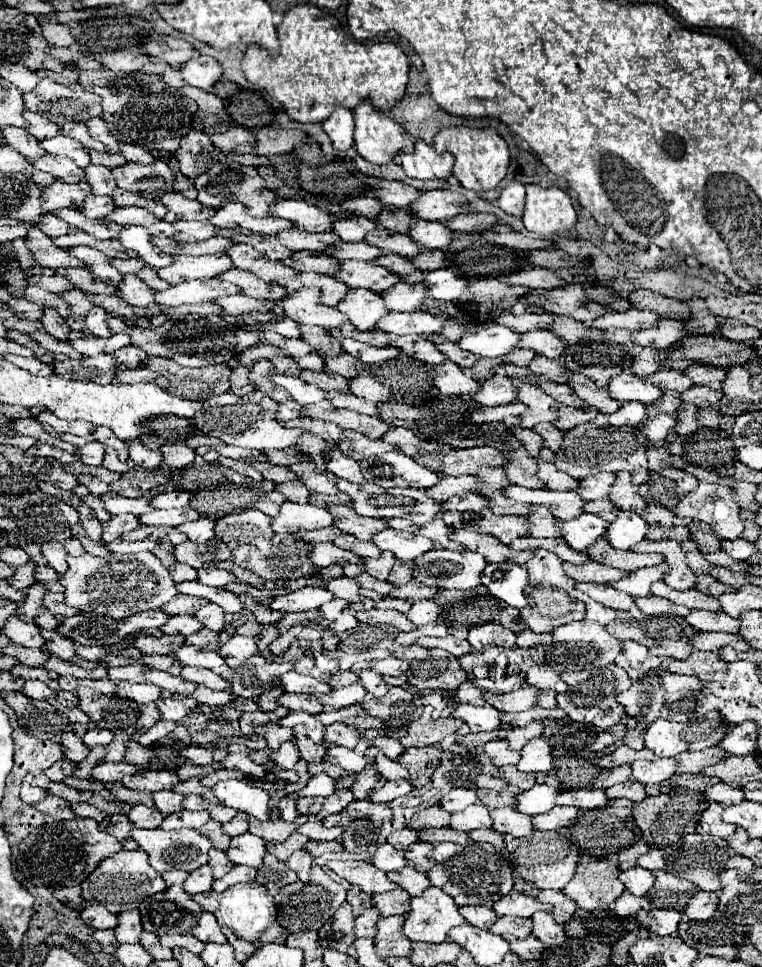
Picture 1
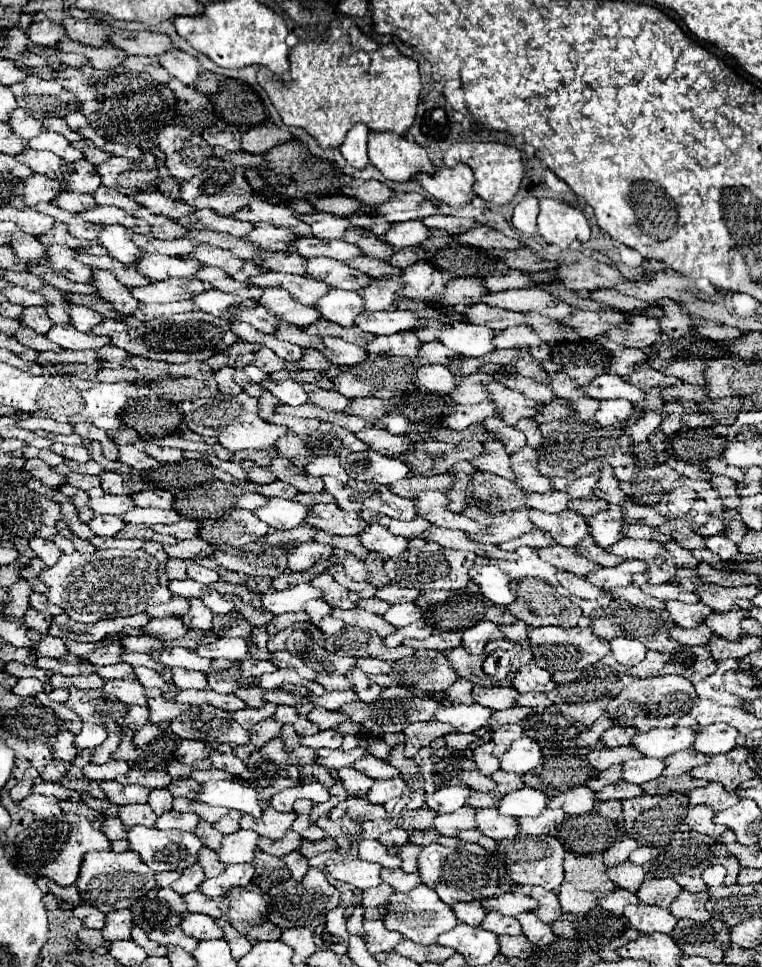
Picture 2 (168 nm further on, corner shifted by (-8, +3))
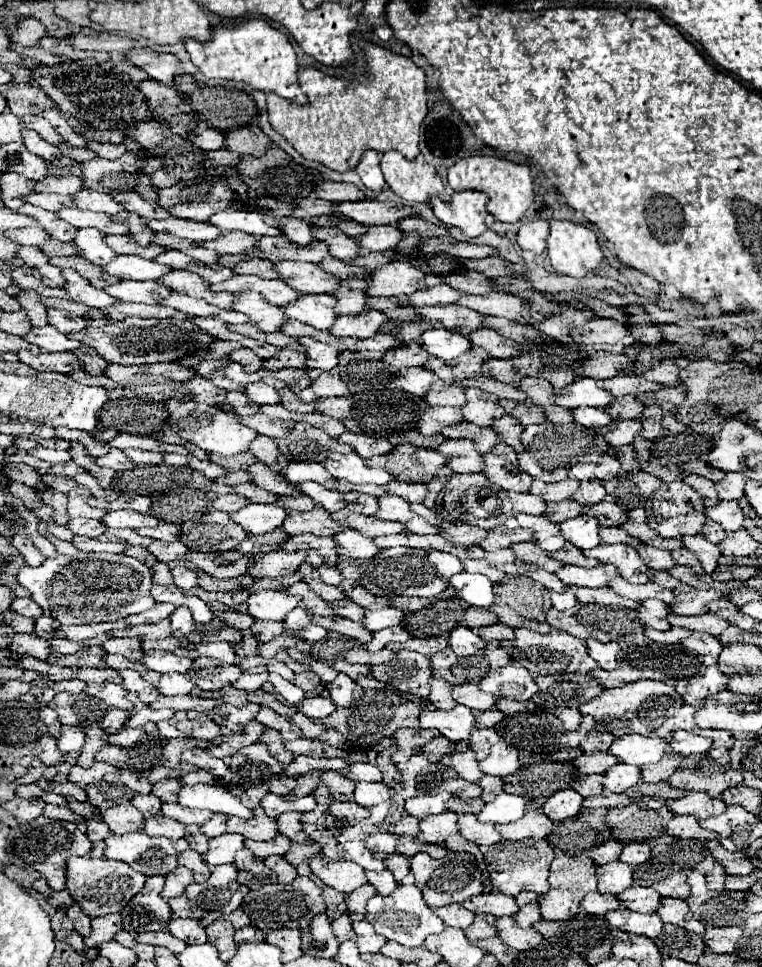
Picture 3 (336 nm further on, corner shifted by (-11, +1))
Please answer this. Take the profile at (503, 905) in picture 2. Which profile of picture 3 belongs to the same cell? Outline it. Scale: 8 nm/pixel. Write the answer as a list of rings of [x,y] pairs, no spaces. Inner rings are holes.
[[[480,894],[472,896],[472,900],[462,902],[464,908],[470,912],[486,912],[492,916],[514,916],[518,912],[518,906],[512,896],[506,894]]]

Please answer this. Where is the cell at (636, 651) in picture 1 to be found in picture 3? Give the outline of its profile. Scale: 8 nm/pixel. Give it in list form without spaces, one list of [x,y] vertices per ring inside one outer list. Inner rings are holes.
[[[588,638],[586,640],[586,648],[588,648],[588,654],[590,658],[594,658],[598,662],[600,668],[604,670],[612,670],[612,668],[618,668],[618,654],[620,654],[620,646],[616,642],[608,642],[608,644],[602,644],[594,638]]]

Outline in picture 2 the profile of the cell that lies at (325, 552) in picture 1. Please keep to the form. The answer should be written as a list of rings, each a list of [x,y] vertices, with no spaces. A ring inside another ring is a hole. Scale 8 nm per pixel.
[[[307,542],[307,544],[299,544],[289,554],[287,566],[293,572],[303,572],[303,570],[309,570],[313,564],[317,564],[319,560],[327,560],[331,556],[333,556],[333,548],[331,546],[319,544],[319,542]]]

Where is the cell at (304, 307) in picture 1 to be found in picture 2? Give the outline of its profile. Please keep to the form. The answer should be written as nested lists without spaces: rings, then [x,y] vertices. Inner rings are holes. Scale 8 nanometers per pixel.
[[[265,288],[259,302],[265,308],[269,308],[275,316],[279,316],[295,326],[305,328],[319,320],[319,314],[317,314],[317,310],[313,310],[313,306],[305,306],[305,304],[297,302],[295,298],[289,298],[289,292],[281,290],[281,288]]]

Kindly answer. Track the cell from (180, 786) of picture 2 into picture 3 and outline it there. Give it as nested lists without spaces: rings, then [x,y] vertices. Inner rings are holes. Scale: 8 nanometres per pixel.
[[[160,780],[160,782],[154,782],[152,794],[158,796],[162,802],[176,802],[180,788],[182,784],[178,780]]]

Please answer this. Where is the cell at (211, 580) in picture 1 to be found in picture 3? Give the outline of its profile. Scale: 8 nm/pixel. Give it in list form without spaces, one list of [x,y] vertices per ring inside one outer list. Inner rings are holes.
[[[182,564],[170,566],[170,572],[172,572],[172,578],[174,578],[174,584],[176,584],[182,592],[188,592],[190,588],[194,588],[194,586],[198,584],[196,572],[190,570],[190,568],[184,568]]]

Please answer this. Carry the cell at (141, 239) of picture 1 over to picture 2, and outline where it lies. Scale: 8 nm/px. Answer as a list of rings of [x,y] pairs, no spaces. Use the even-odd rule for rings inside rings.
[[[107,226],[97,238],[109,250],[109,256],[117,258],[123,264],[133,264],[141,258],[141,248],[129,238],[129,230],[125,226]]]

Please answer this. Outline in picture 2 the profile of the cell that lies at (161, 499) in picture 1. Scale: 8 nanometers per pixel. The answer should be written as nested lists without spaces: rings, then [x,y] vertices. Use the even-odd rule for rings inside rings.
[[[151,488],[151,490],[145,490],[145,492],[137,492],[133,496],[133,502],[137,506],[143,506],[143,508],[173,508],[175,498],[167,490]]]

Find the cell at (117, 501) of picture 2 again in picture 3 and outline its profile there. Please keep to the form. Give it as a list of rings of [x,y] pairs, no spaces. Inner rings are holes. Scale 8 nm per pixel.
[[[76,486],[72,488],[68,494],[68,506],[66,506],[66,512],[70,518],[74,516],[84,516],[84,518],[96,518],[100,520],[100,516],[104,516],[104,510],[100,508],[92,508],[88,506],[88,490],[84,490],[82,486]]]

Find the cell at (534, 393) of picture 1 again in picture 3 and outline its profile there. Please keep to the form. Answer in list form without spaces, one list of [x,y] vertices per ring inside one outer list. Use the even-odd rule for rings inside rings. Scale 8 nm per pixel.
[[[474,390],[468,394],[468,402],[462,408],[458,408],[458,412],[460,412],[462,420],[466,420],[466,422],[472,422],[478,426],[490,426],[492,420],[496,418],[496,412],[500,412],[500,410],[498,410],[496,402],[488,400],[486,392]]]

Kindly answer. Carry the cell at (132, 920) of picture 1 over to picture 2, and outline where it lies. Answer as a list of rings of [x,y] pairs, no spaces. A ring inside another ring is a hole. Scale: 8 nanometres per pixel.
[[[115,910],[107,914],[105,928],[103,928],[103,938],[109,942],[115,940],[127,940],[133,928],[133,914],[131,910]]]

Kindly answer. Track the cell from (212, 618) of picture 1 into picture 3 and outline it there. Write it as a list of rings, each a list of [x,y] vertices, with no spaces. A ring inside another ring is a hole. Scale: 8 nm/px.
[[[180,606],[176,608],[172,614],[170,614],[170,628],[172,628],[172,636],[176,638],[182,638],[182,636],[188,636],[190,630],[194,630],[196,622],[194,618],[190,616],[190,610]]]

